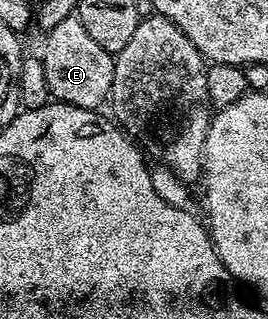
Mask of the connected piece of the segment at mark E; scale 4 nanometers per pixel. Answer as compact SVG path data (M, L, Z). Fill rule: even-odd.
M76 16L63 19L59 27L48 30L45 41L43 60L47 71L47 87L53 101L61 101L65 105L74 105L84 109L96 110L97 105L106 104L113 91L114 54L103 51L91 35L79 23Z

